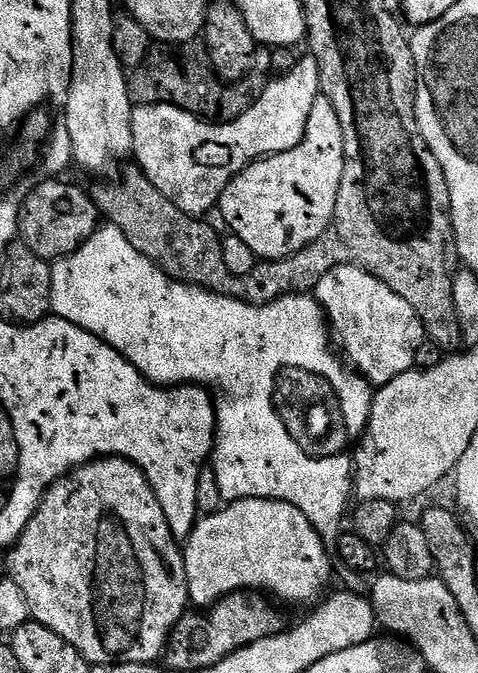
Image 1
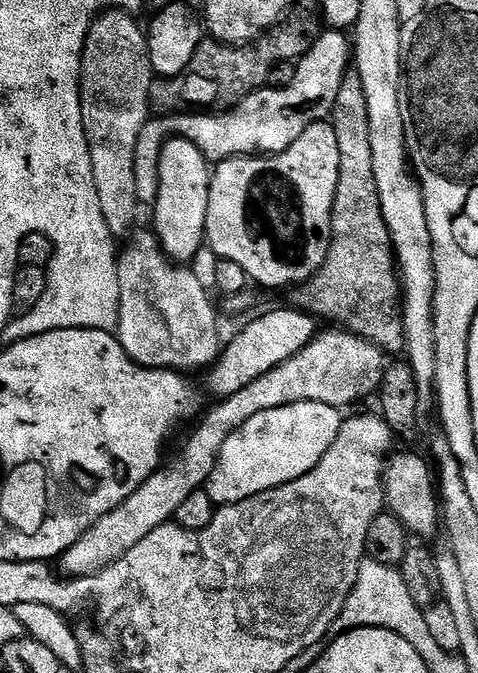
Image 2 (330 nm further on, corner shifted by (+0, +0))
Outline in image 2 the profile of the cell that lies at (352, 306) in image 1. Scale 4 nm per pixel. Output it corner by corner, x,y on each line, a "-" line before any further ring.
317,331
316,336
309,341
304,349
291,356
289,360
282,362
274,370
262,374
257,380
250,382
250,386
238,390
233,396
225,396
216,402
216,405
204,417
202,417
203,415
199,417
199,420
201,419
200,425
189,434
184,449
169,464
167,461
163,466
157,468
151,478
142,482
142,486
138,486
138,490
134,490
134,494
130,494
130,498
126,498
126,502
114,506
114,510
110,510
110,514
98,518
98,522
94,522
94,526
90,526
90,530
86,530
86,534
82,534
82,538
78,538
78,542
74,542
74,546
70,546
70,550
66,550
64,555
59,557
58,565
60,564
61,568
59,571
68,578
93,576
106,566
118,562
118,558
122,558
122,554
126,554
126,550
134,550
134,546
138,546
138,542
142,542
142,538
146,538
146,534
151,534
153,530
158,530
158,526
169,523
175,517
178,506
182,506
182,501
185,498
190,498
190,494
201,491
207,485
226,438
230,438
230,434
234,434
234,430
238,430
250,418
254,418
254,414
262,414
262,410
274,410
294,402
322,402
331,408
344,410
347,409
347,404
352,404
355,400
370,395
371,392
373,395
379,389
384,377
385,353
374,347
369,340
363,340
354,332
336,331
340,332

